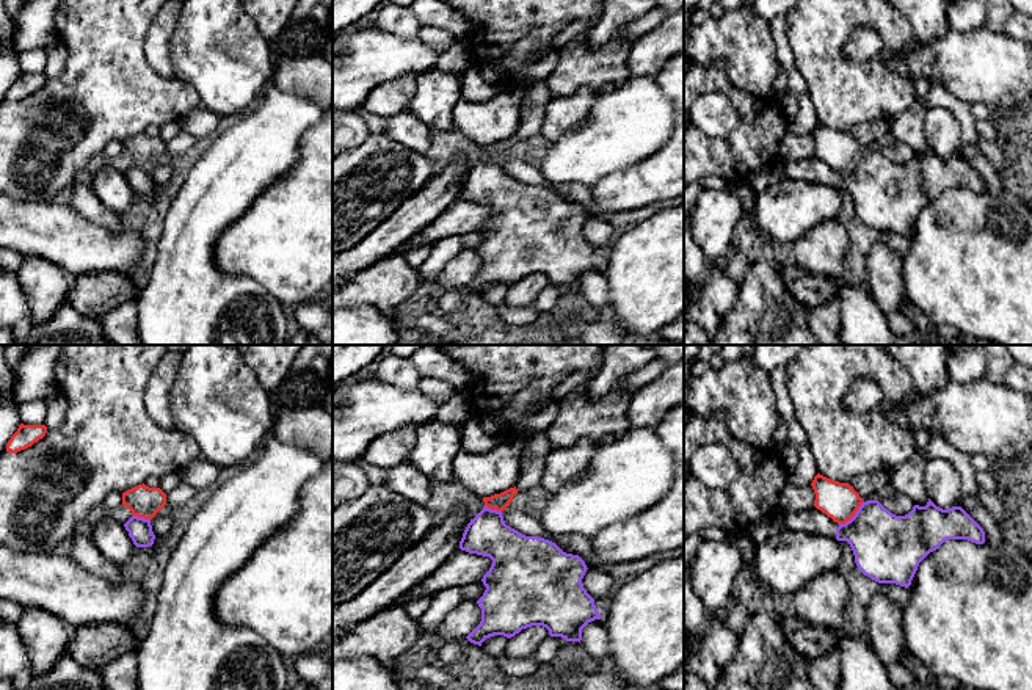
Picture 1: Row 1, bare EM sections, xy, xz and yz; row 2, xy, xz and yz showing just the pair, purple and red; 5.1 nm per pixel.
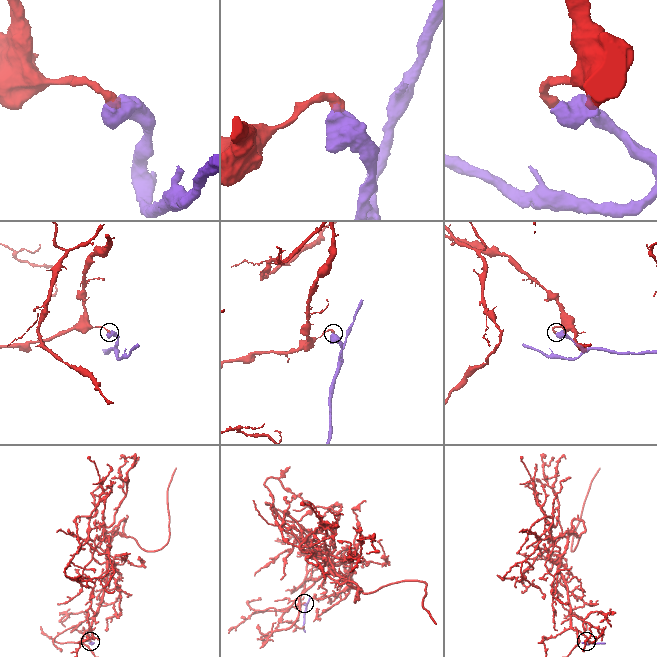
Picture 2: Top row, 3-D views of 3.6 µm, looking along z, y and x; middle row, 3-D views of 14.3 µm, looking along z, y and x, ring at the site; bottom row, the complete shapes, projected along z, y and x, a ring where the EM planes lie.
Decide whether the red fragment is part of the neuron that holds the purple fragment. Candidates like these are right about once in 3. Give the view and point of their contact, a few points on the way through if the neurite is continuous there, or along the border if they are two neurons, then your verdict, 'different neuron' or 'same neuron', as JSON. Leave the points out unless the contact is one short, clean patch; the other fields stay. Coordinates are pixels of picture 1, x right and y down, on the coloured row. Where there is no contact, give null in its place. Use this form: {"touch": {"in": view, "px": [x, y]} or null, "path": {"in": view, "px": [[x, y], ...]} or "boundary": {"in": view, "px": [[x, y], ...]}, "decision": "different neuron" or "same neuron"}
{"touch": {"in": "yz", "px": [853, 516]}, "boundary": {"in": "yz", "px": [[863, 502], [849, 519], [839, 524]]}, "decision": "different neuron"}

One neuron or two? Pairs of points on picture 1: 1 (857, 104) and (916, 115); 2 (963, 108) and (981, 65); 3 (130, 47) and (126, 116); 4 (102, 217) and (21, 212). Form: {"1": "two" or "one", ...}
{"1": "two", "2": "two", "3": "one", "4": "two"}

